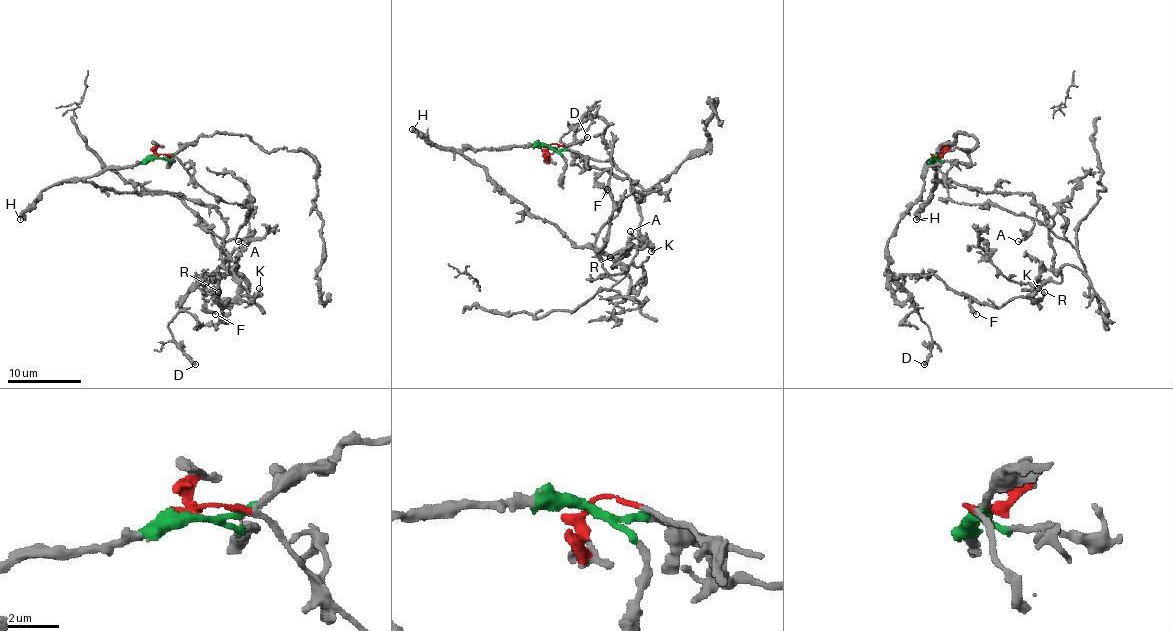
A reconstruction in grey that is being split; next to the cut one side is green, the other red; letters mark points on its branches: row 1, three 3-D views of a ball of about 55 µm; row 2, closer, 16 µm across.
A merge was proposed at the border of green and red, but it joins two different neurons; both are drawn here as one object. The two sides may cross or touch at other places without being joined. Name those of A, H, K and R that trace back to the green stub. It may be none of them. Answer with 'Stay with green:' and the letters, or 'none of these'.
Stay with green: H, K, R

